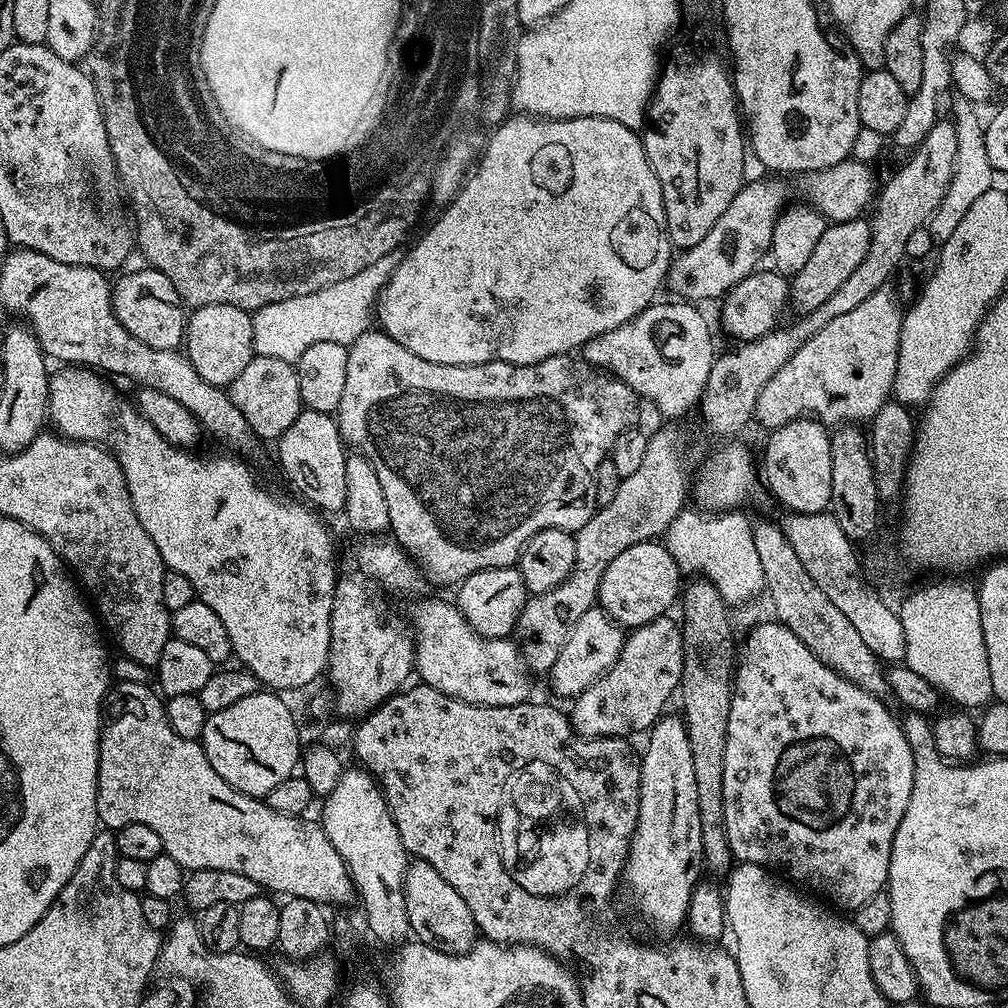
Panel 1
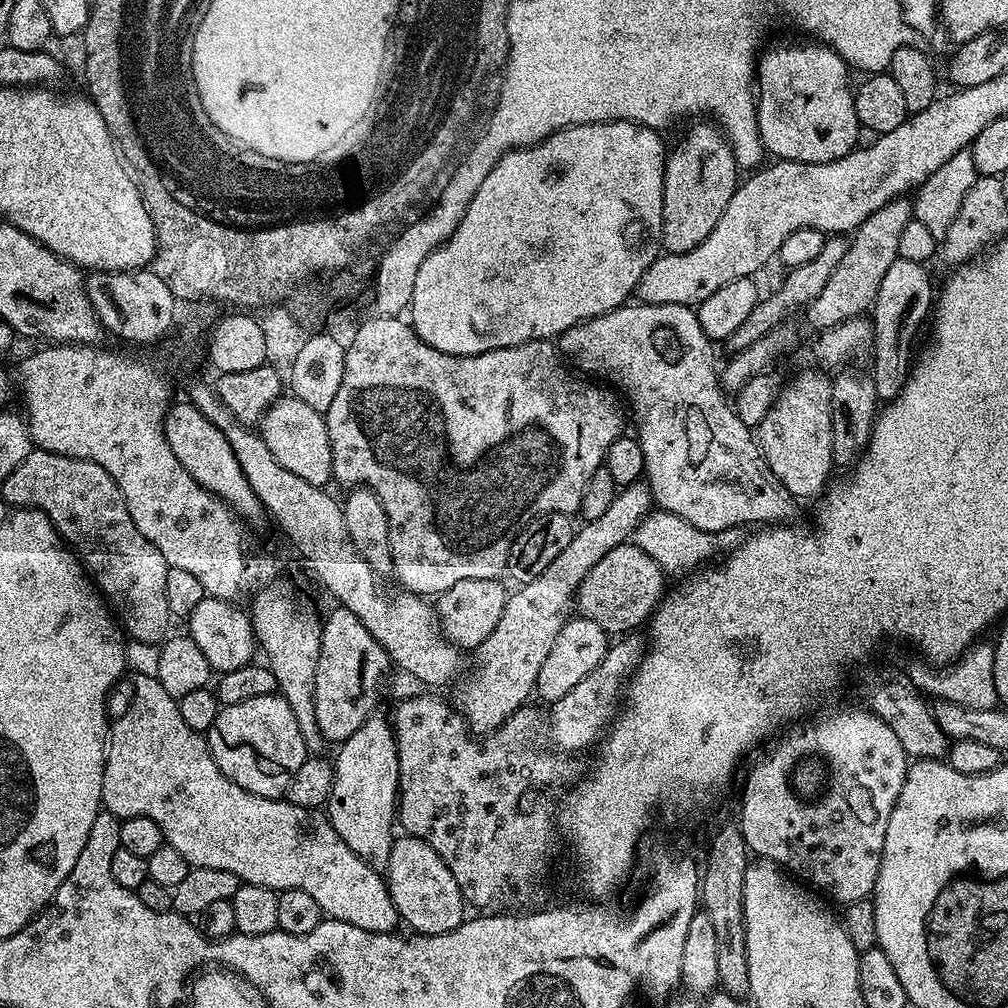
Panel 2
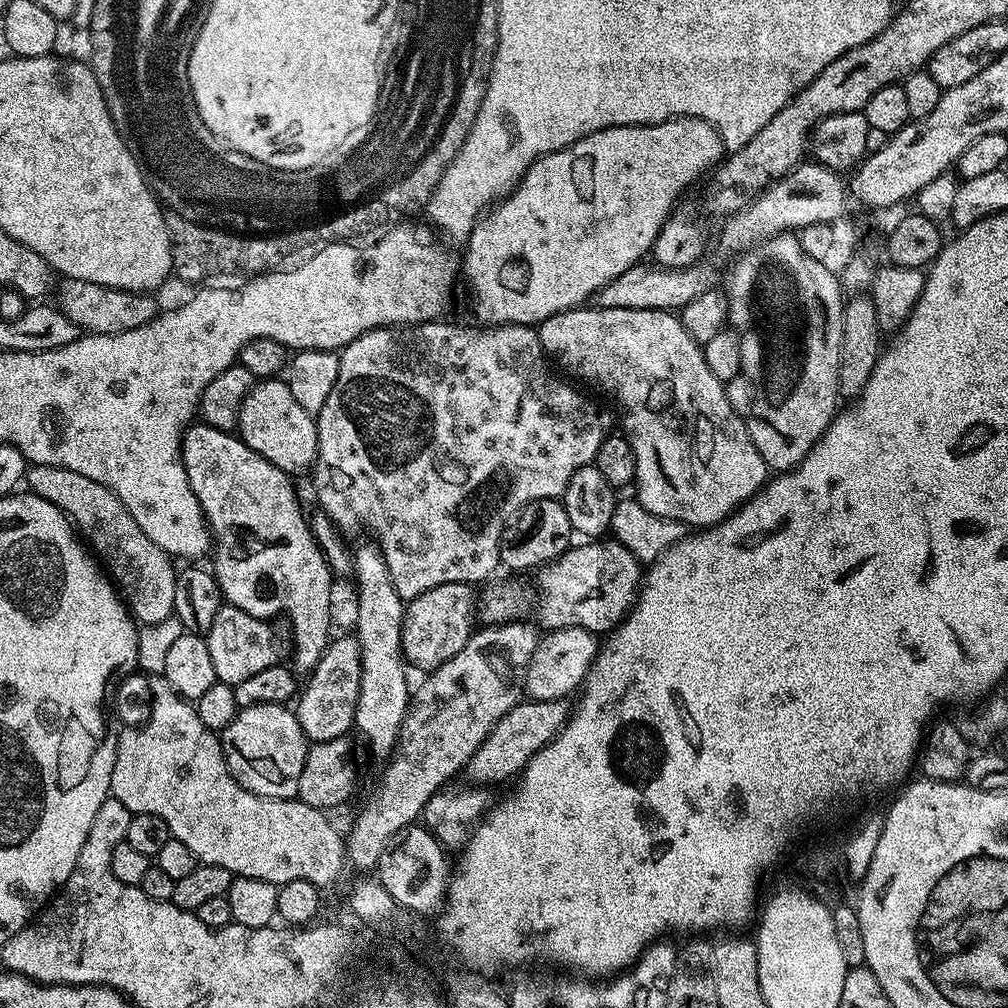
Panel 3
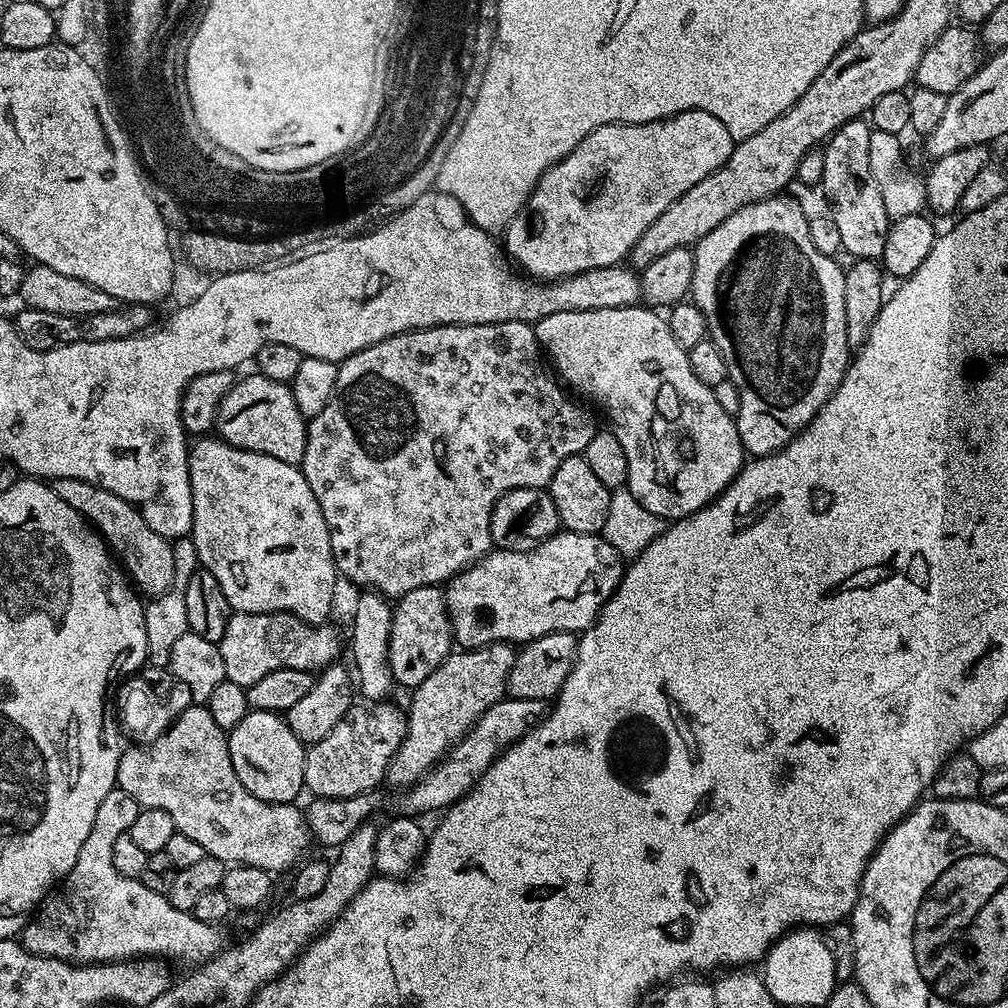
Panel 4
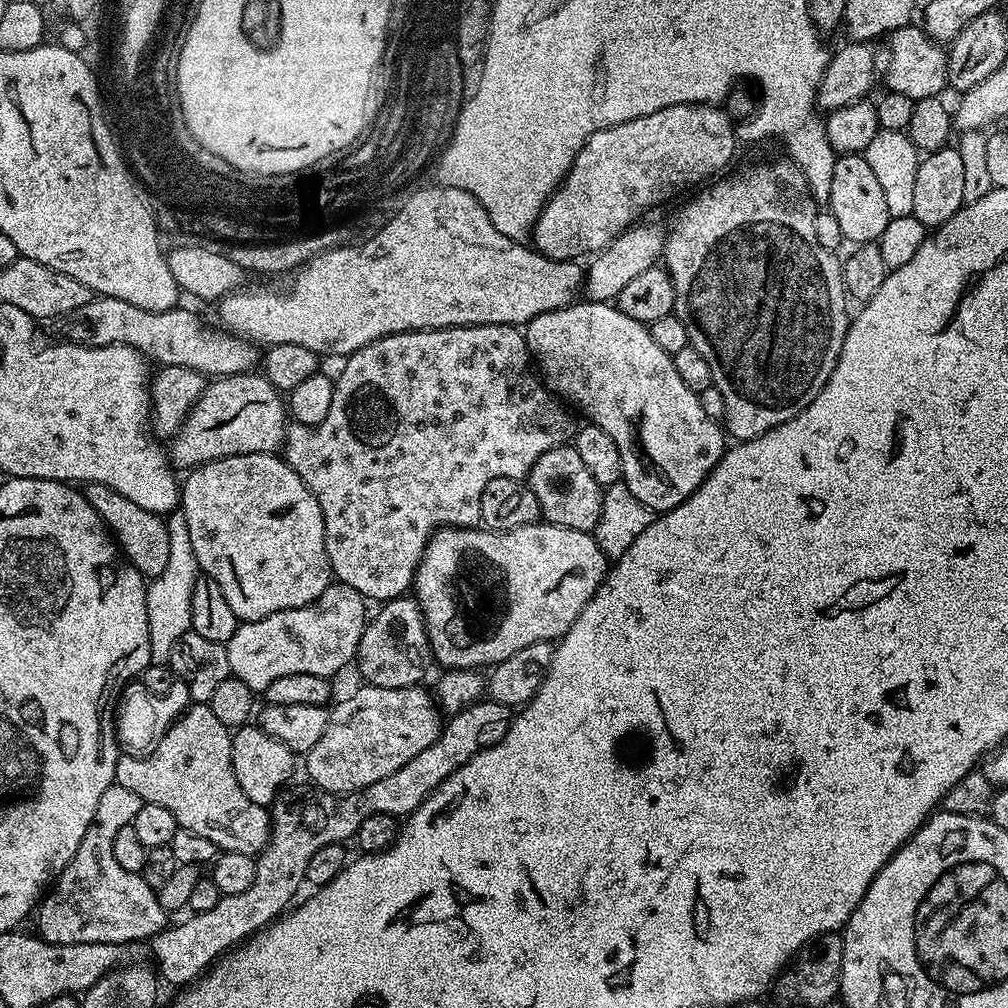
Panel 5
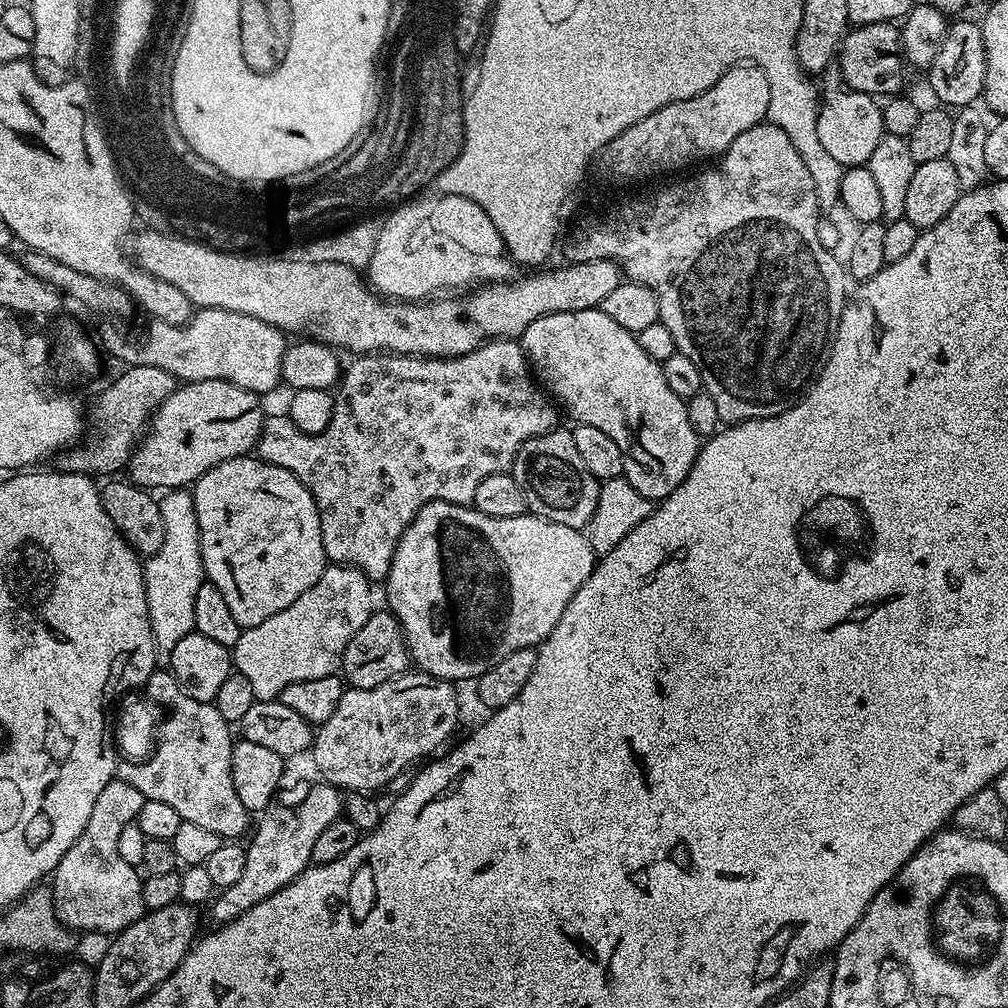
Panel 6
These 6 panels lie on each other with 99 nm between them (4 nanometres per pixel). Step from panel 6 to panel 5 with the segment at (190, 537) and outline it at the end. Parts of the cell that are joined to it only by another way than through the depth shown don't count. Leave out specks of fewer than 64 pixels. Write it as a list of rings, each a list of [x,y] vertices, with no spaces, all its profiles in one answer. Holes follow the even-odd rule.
[[[177,510],[171,513],[166,523],[170,534],[170,558],[166,561],[166,570],[162,570],[162,574],[151,577],[146,594],[150,654],[154,664],[168,664],[170,654],[174,650],[174,642],[178,642],[182,634],[192,631],[190,598],[194,594],[196,577],[201,575],[200,563],[194,558],[194,545],[190,542],[190,530],[186,530],[186,518],[183,512]]]

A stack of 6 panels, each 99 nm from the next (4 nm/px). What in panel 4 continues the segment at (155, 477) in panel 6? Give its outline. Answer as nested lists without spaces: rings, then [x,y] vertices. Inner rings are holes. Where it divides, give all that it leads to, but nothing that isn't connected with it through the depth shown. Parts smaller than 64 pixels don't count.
[[[259,374],[237,379],[236,385],[222,398],[222,406],[216,415],[215,435],[230,446],[270,454],[287,464],[299,466],[306,450],[308,425],[306,418],[294,402],[291,387],[274,382]]]

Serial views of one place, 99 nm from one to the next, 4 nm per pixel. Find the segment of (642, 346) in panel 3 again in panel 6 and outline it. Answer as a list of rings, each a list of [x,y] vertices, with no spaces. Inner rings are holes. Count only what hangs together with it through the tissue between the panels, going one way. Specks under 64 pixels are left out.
[[[599,308],[574,310],[571,314],[559,316],[546,314],[539,316],[530,326],[526,326],[518,343],[524,350],[535,379],[542,385],[545,393],[561,409],[573,416],[576,424],[594,426],[602,434],[610,434],[622,450],[624,459],[624,479],[648,500],[665,500],[690,474],[696,456],[700,452],[701,436],[690,426],[690,417],[686,414],[687,403],[666,383],[661,361],[650,358],[642,346],[638,346],[633,333],[622,330],[618,322],[613,322]]]

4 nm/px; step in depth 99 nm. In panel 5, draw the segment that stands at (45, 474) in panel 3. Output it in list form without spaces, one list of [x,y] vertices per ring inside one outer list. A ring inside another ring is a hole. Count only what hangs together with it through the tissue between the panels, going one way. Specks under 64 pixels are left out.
[[[84,484],[82,491],[90,506],[94,506],[104,521],[104,527],[112,533],[120,551],[145,578],[157,576],[166,570],[166,561],[170,558],[170,534],[165,517],[142,510],[142,506],[130,502],[130,498],[122,498],[122,494],[118,494],[118,490],[110,490],[110,486]]]

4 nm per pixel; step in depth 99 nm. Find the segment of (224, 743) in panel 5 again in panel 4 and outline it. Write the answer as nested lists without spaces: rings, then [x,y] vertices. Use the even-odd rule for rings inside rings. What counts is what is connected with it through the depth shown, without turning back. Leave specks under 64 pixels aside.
[[[191,706],[176,716],[156,741],[149,744],[137,743],[131,747],[125,747],[121,751],[117,785],[126,790],[126,794],[130,794],[130,798],[134,798],[134,802],[138,802],[141,808],[166,810],[166,814],[174,818],[176,831],[186,834],[186,838],[191,838],[193,842],[198,842],[204,853],[218,858],[226,866],[258,866],[273,874],[287,873],[301,863],[305,855],[303,852],[307,850],[308,840],[310,841],[305,813],[301,809],[299,812],[295,803],[271,804],[254,798],[254,794],[250,794],[250,790],[238,782],[238,774],[234,774],[234,762],[230,762],[225,729],[214,722],[214,714],[210,714],[208,707]]]

